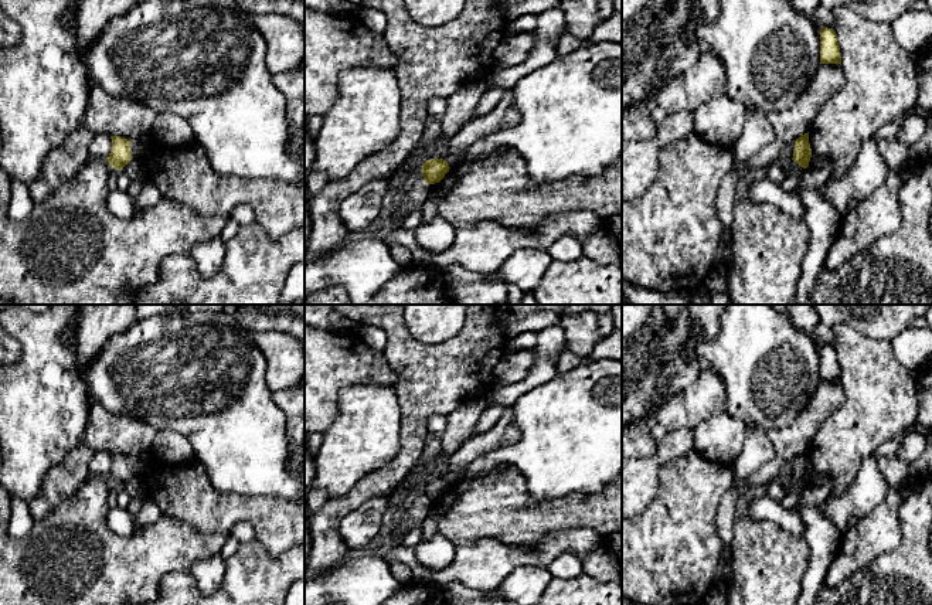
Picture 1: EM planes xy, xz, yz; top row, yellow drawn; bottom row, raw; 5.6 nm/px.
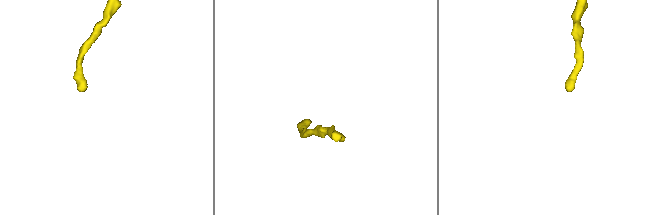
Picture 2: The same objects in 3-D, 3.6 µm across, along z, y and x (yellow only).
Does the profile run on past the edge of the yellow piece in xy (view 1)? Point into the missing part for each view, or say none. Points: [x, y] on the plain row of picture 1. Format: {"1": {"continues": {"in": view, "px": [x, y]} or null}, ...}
{"1": {"continues": null}}

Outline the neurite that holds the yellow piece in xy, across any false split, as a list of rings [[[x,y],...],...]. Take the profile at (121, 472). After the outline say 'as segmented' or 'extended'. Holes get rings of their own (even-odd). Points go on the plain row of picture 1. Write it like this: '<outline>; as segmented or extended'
[[[110,453],[112,466],[108,475],[108,480],[115,487],[122,487],[132,476],[130,458],[120,453]]]; as segmented

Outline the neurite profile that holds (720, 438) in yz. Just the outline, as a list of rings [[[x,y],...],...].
[[[721,411],[704,419],[694,434],[694,451],[718,463],[734,466],[744,441],[745,426],[741,419]]]

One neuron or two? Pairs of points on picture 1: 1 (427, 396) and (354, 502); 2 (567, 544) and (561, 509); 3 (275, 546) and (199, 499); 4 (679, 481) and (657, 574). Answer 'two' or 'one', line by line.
1: one
2: two
3: one
4: one

